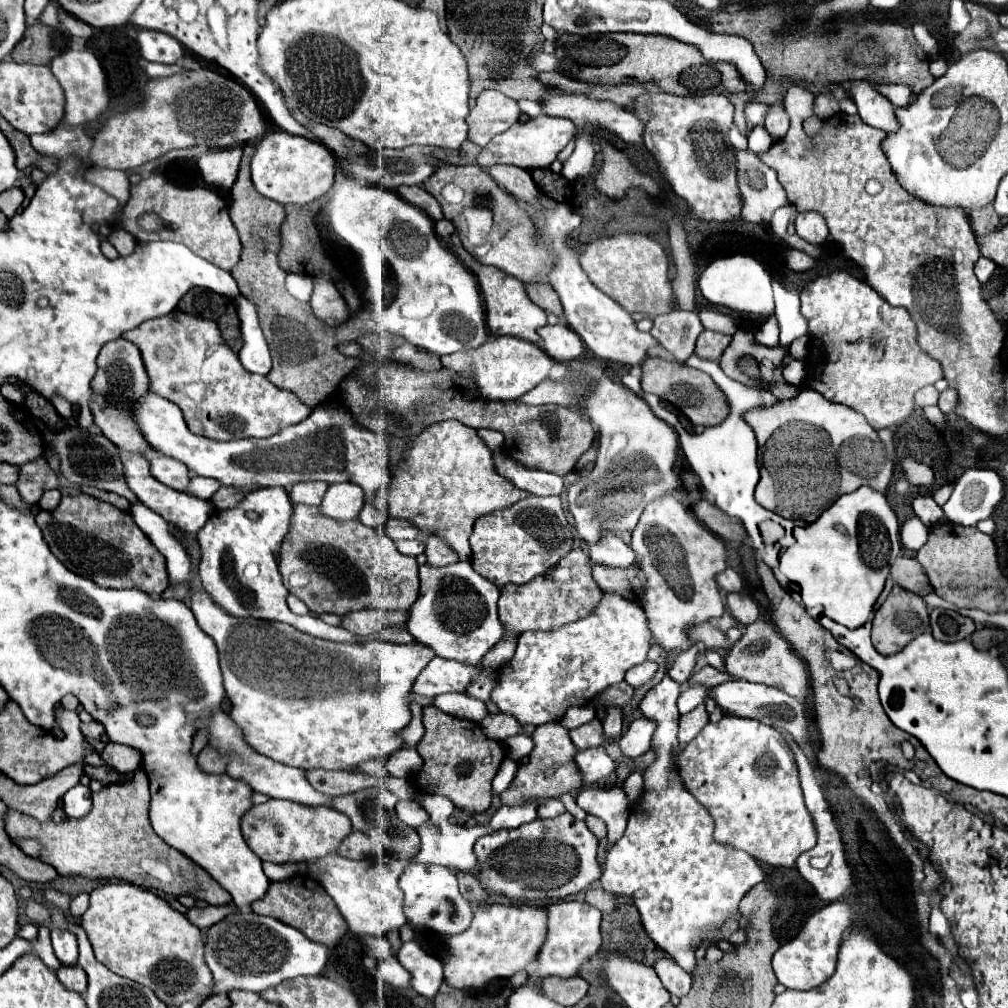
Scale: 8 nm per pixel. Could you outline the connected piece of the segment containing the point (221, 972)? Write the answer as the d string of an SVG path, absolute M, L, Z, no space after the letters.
M236 911L214 927L206 939L206 963L214 975L212 993L228 993L232 989L264 991L280 985L284 979L302 975L320 975L326 965L328 947L310 941L302 931L274 917L260 917L252 911Z

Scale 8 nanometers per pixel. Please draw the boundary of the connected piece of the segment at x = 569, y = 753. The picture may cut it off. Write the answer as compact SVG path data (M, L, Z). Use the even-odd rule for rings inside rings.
M544 723L538 725L532 731L532 741L534 749L529 755L529 761L526 764L520 764L516 779L514 779L514 791L504 791L502 803L510 803L510 799L518 799L518 795L534 795L538 799L548 799L548 797L560 797L562 793L578 793L584 783L582 775L574 763L576 747L570 743L568 729L560 727L560 723Z

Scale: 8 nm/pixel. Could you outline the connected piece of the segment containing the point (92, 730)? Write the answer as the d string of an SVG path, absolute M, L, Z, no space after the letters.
M90 721L90 723L82 723L82 733L84 733L84 737L88 737L88 739L100 739L100 735L102 735L102 725L98 723L98 721Z

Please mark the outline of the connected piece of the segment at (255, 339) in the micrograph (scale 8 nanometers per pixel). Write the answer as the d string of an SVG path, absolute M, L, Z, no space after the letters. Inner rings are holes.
M238 297L236 303L238 303L238 317L240 317L240 329L242 329L242 341L244 341L238 357L250 373L268 375L272 367L272 359L258 323L256 307L246 297Z

